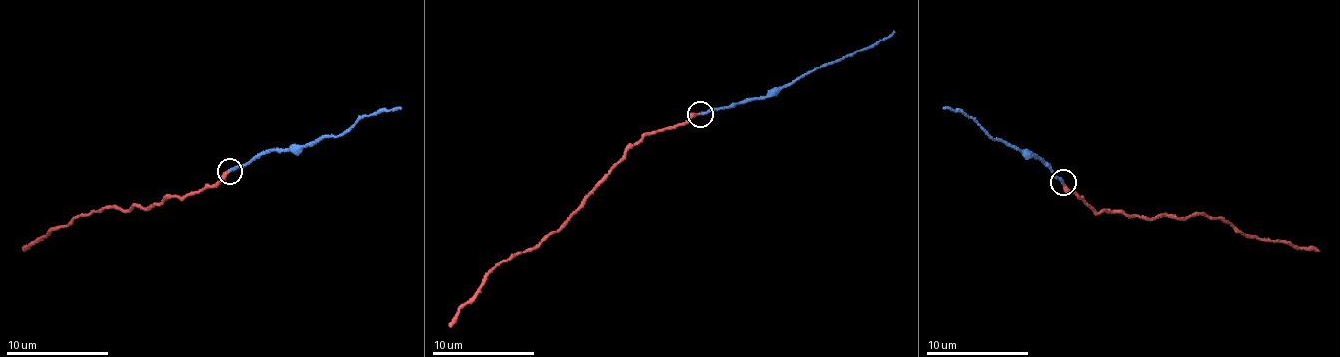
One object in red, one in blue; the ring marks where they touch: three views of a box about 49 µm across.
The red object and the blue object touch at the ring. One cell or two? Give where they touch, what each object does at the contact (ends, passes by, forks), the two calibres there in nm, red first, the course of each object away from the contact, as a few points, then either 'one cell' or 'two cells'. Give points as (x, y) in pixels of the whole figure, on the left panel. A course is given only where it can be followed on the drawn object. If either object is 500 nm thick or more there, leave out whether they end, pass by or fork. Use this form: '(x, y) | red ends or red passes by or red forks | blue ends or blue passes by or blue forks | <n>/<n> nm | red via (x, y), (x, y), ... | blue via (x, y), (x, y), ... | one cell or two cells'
(229, 171) | red ends | blue ends | 320/240 nm | red via (230, 172), (217, 184), (141, 209), (109, 207), (72, 216), (66, 225), (24, 250) | blue via (230, 172), (267, 152), (299, 149), (325, 138), (342, 136), (361, 117), (400, 108) | one cell

